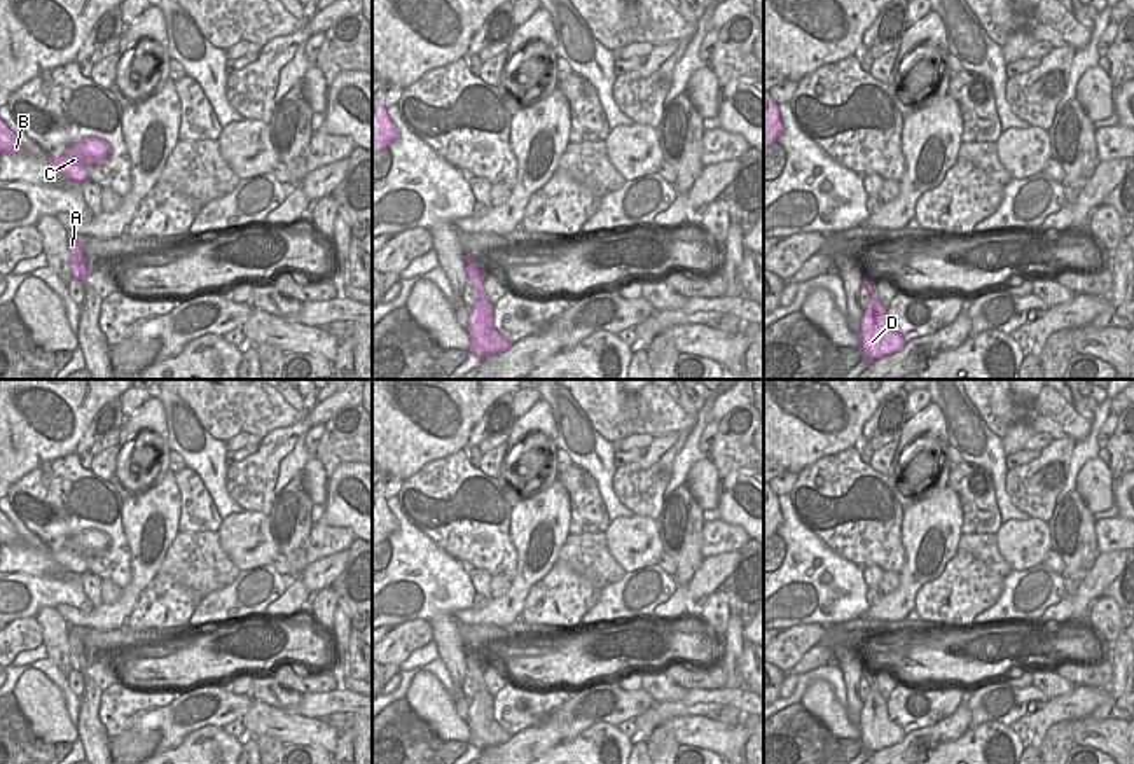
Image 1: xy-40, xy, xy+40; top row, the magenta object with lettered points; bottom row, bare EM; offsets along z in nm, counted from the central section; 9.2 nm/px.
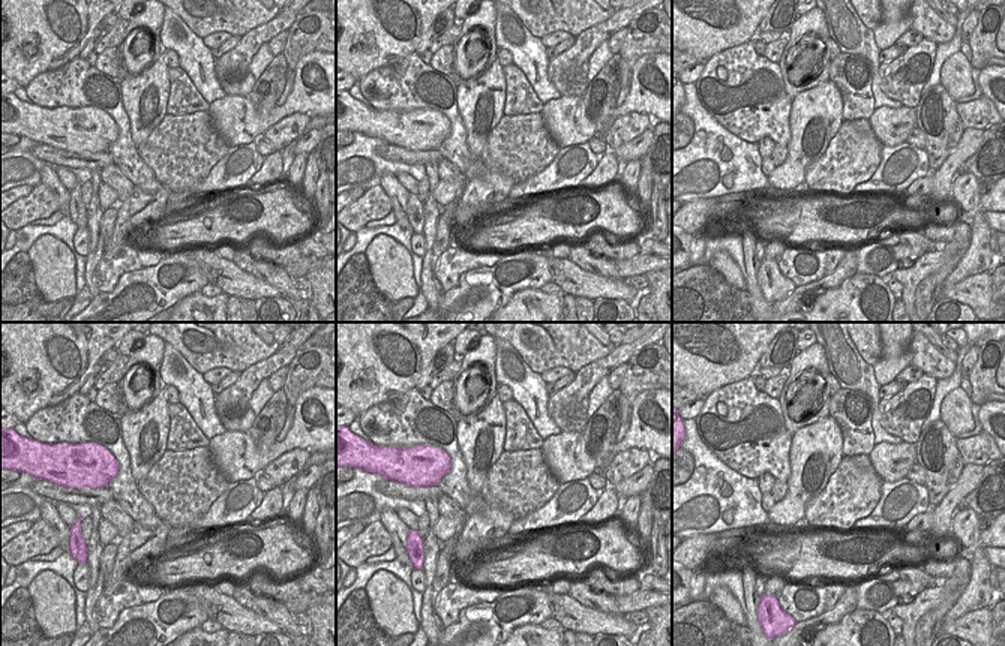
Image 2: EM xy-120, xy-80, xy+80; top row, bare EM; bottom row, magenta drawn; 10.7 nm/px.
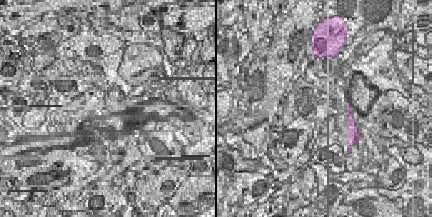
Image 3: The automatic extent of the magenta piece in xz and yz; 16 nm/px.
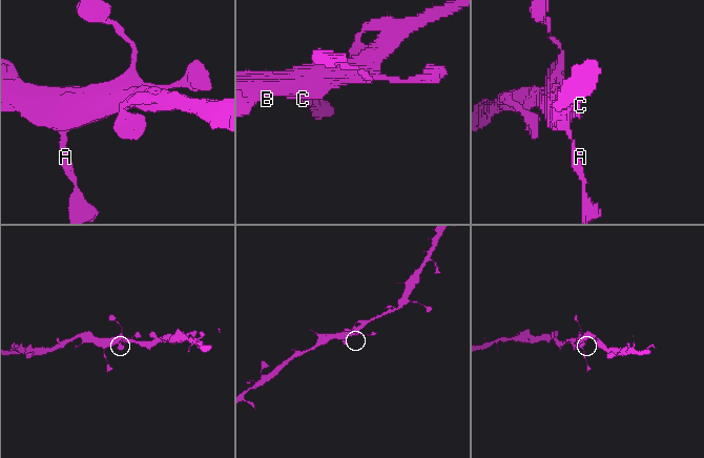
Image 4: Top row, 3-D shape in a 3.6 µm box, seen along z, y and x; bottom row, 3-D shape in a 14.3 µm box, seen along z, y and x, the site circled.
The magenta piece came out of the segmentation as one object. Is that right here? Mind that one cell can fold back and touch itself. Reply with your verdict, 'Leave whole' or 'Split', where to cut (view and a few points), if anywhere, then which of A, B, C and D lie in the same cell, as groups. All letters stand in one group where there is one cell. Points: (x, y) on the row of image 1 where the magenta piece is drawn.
Leave whole. No split. Groups: A B C D.

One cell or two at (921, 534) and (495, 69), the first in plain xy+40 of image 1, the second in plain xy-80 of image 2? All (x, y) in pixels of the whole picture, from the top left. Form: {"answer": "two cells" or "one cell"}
{"answer": "one cell"}

